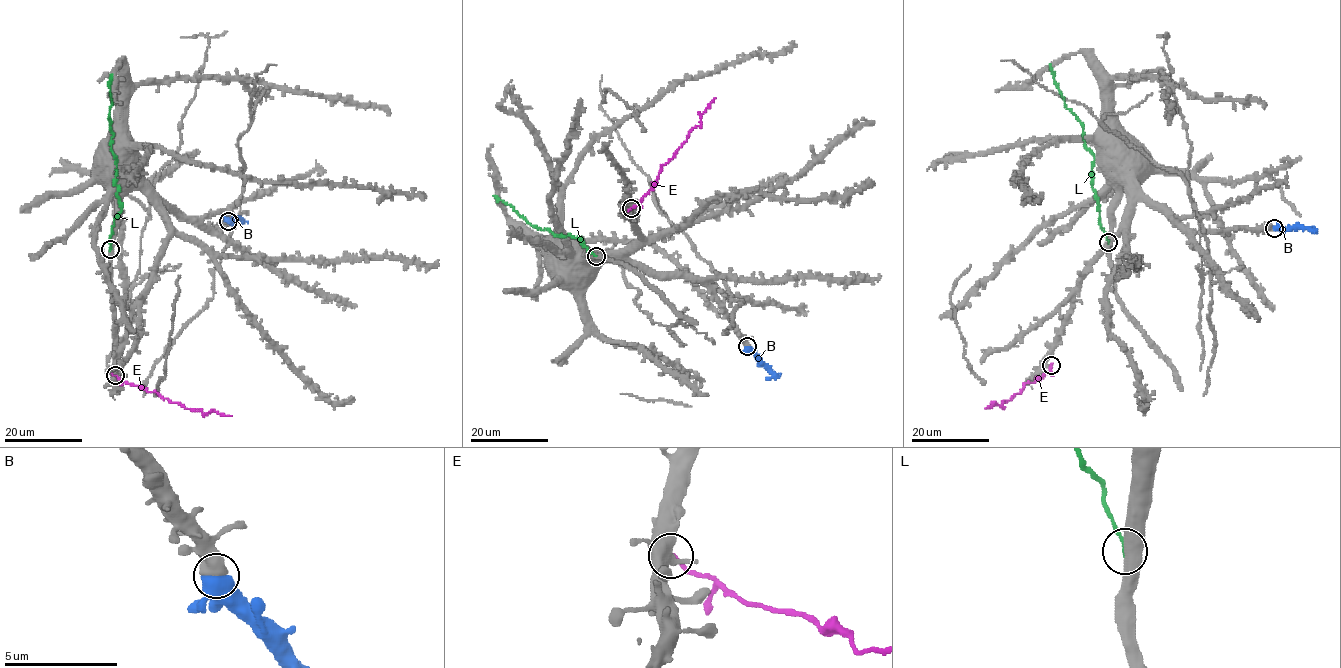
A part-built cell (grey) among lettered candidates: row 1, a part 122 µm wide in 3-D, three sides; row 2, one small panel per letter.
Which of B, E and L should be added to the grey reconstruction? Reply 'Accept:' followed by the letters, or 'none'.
Accept: B

